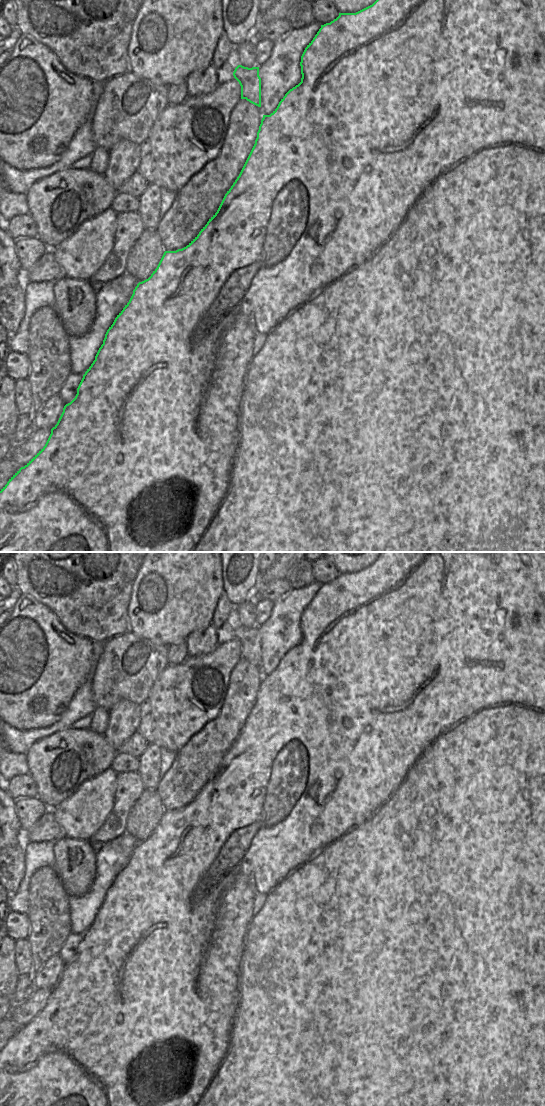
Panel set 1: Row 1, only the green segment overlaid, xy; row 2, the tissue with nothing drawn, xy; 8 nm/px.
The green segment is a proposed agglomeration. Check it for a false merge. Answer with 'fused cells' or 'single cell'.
fused cells

